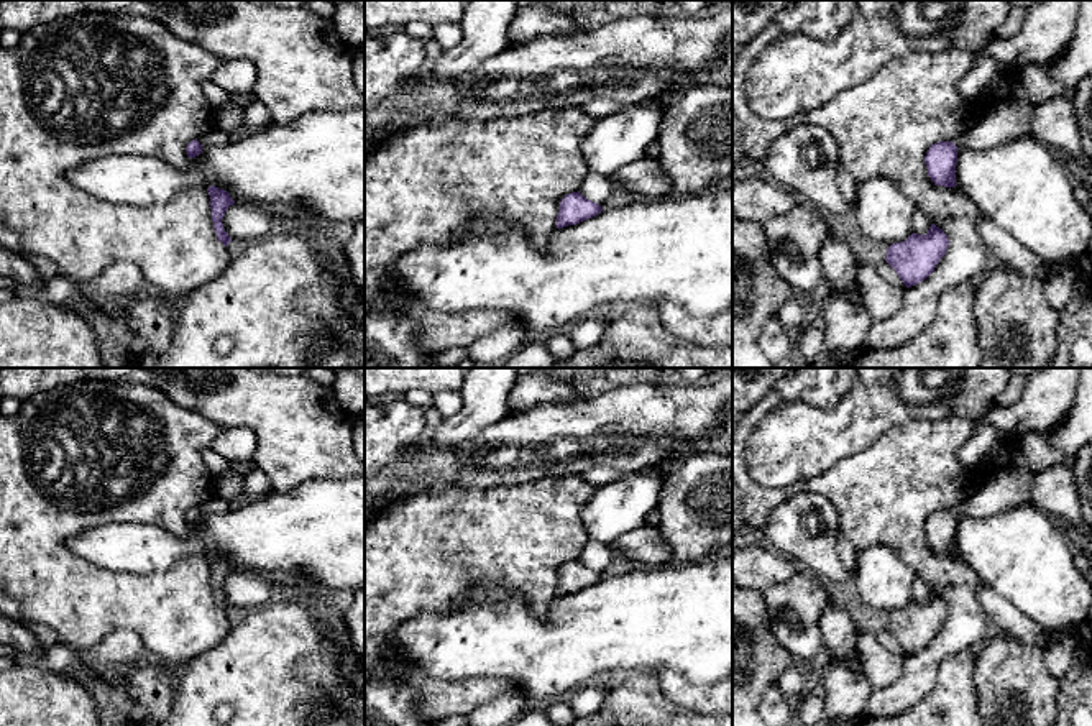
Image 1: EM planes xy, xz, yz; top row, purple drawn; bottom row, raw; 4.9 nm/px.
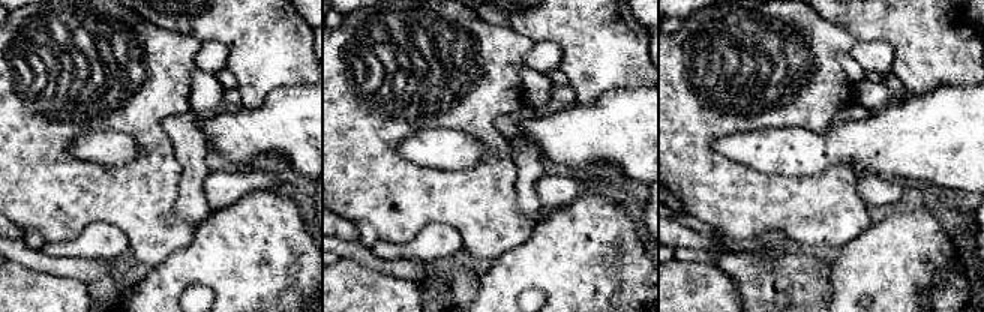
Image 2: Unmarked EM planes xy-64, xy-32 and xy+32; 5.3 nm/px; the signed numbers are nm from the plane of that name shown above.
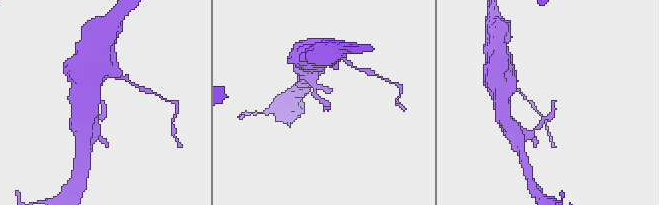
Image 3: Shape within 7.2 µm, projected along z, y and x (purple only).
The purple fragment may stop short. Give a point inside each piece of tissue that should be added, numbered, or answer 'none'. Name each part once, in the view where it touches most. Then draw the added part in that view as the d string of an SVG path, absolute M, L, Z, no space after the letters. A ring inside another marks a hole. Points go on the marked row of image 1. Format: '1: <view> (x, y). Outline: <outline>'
1: xy (214, 137). Outline: M212 128L209 133L205 133L204 136L200 136L197 141L202 146L215 146L215 145L225 145L232 140L233 136L218 130L218 128Z

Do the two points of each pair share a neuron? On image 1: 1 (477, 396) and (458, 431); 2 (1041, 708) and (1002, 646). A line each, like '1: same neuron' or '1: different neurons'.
1: same neuron
2: same neuron

